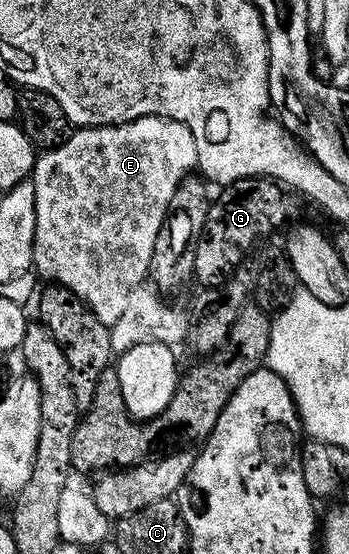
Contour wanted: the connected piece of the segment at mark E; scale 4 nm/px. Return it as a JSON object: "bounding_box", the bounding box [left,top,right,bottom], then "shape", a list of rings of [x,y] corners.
{"bounding_box":[30,117,198,327],"shape":[[[143,117],[127,121],[121,125],[90,125],[77,128],[69,132],[66,143],[62,143],[56,149],[41,152],[36,158],[36,165],[31,172],[30,180],[36,192],[36,230],[34,231],[34,251],[32,252],[32,264],[35,272],[48,283],[65,285],[70,291],[81,297],[88,308],[102,319],[102,323],[114,327],[122,319],[122,311],[130,303],[130,295],[136,289],[145,284],[152,268],[152,256],[154,245],[158,239],[158,233],[164,226],[164,219],[168,215],[168,205],[174,199],[176,188],[190,171],[198,165],[198,150],[194,135],[182,123],[178,123],[169,117]]]}

